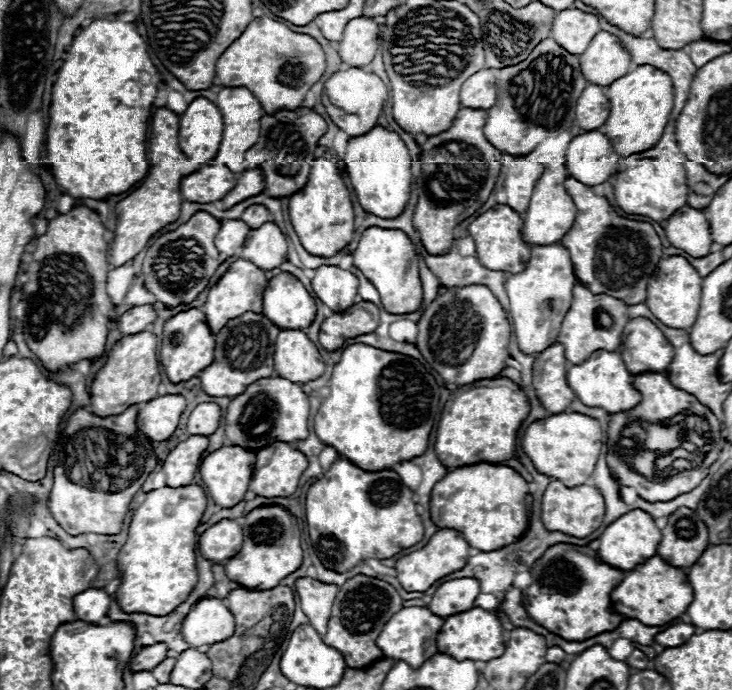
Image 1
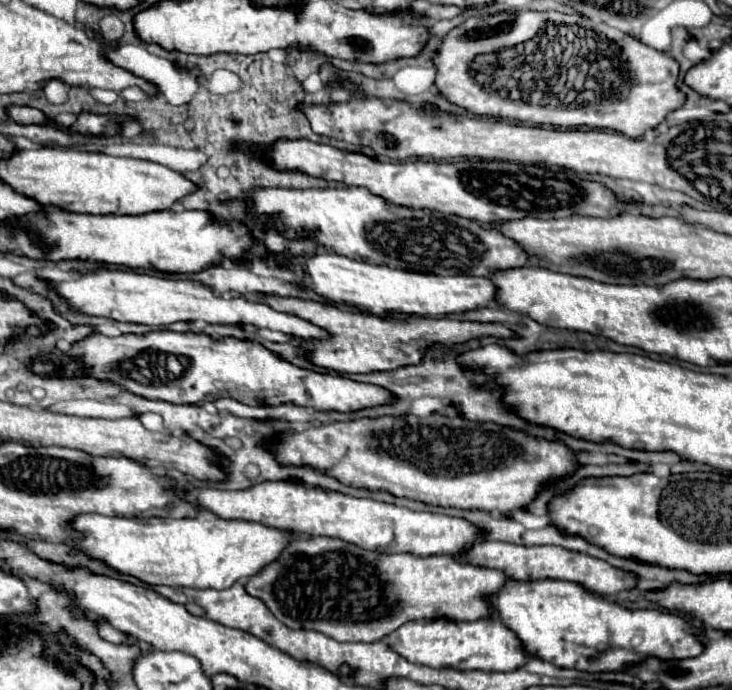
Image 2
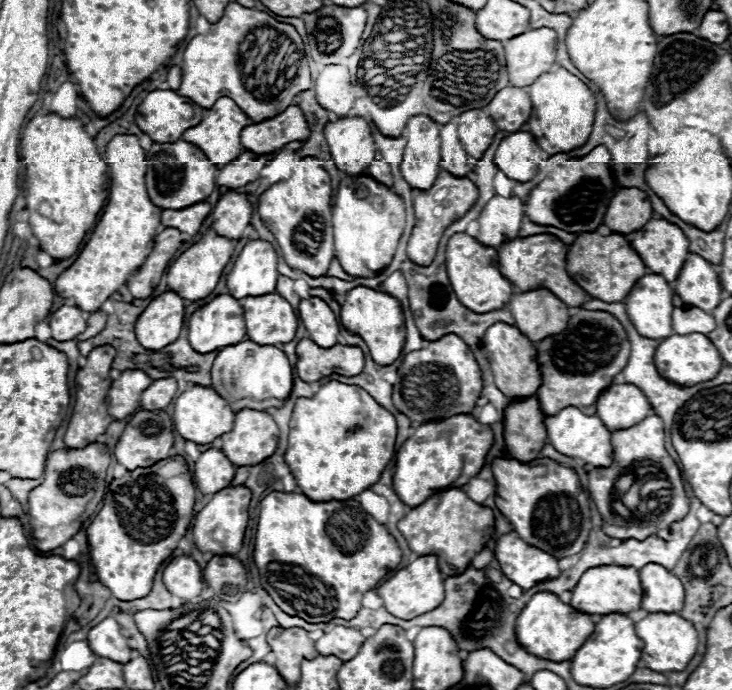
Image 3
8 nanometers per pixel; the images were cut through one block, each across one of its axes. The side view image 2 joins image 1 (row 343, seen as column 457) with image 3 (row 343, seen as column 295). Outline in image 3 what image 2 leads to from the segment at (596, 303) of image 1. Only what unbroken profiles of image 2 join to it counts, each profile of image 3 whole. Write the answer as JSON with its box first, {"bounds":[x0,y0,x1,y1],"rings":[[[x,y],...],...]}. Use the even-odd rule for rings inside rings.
{"bounds":[536,310,630,414],"rings":[[[582,310],[570,318],[568,328],[562,334],[536,342],[536,362],[542,372],[542,386],[536,392],[544,414],[558,414],[566,406],[578,406],[584,414],[596,414],[596,400],[614,376],[622,372],[630,356],[630,342],[622,324],[606,312]]]}

